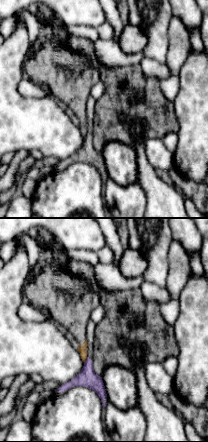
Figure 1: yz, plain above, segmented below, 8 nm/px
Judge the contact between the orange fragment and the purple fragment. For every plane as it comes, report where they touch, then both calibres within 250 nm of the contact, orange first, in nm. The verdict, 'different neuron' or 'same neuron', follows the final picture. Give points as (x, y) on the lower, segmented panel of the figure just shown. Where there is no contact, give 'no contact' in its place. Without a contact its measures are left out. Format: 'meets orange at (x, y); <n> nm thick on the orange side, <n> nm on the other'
meets orange at (85, 359); 70 nm thick on the orange side, 140 nm on the other

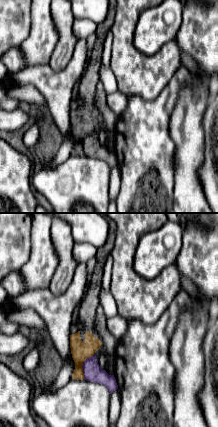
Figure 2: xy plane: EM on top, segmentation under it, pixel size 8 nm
meets orange at (82, 365); 150 nm thick on the orange side, 150 nm on the other

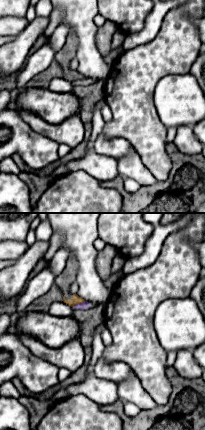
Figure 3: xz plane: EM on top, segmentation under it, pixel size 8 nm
meets orange at (78, 303); 70 nm thick on the orange side, 60 nm on the other

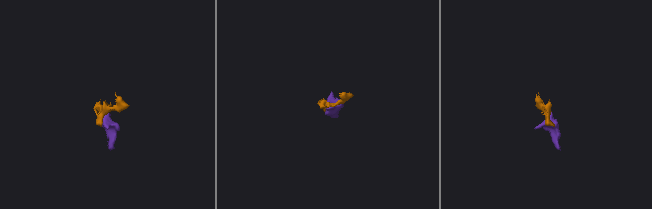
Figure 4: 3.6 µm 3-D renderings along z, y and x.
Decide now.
different neuron

